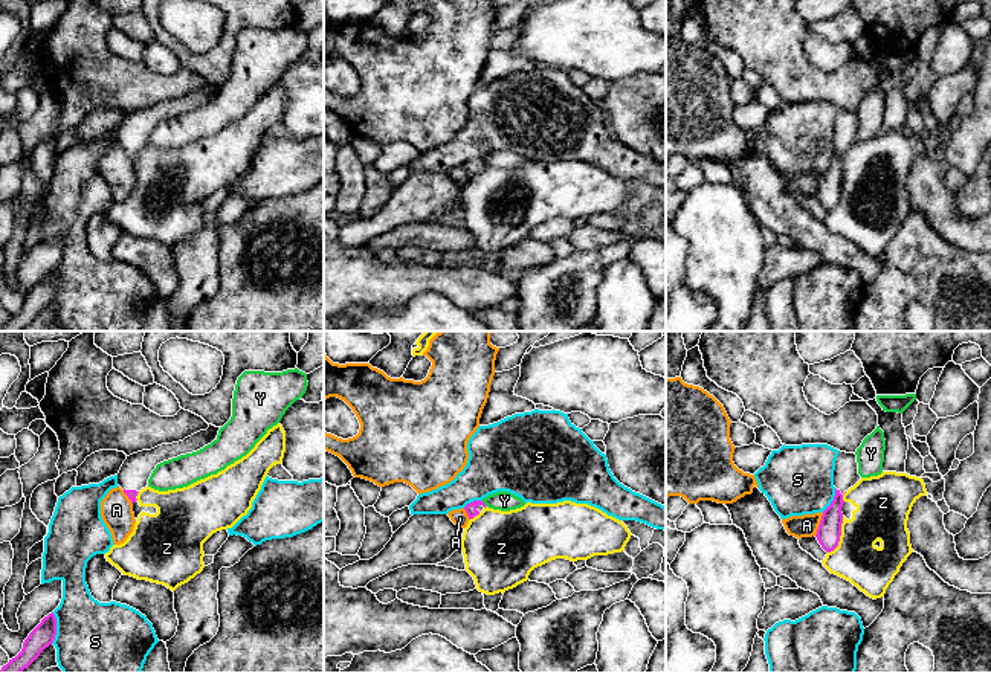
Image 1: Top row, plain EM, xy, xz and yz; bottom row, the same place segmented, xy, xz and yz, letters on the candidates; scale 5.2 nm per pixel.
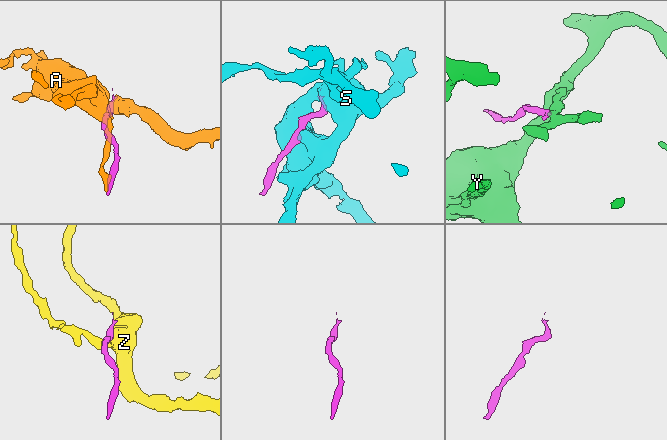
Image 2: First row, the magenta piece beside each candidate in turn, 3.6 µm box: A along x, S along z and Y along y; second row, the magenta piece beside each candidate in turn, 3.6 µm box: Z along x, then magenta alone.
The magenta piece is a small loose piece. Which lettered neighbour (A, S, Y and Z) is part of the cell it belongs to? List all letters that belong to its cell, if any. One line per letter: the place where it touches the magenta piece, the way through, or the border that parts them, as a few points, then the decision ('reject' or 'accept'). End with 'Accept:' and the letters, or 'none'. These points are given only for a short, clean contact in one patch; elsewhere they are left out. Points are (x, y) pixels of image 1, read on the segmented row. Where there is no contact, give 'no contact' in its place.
A: contact yz (820, 524); reject
S: contact xy (55, 627); reject
Y: contact xz (484, 504); border xz (481, 501), (486, 505); reject
Z: contact yz (840, 534); reject
Accept: none

